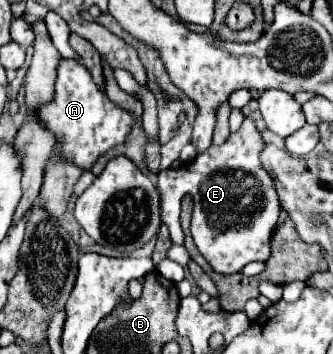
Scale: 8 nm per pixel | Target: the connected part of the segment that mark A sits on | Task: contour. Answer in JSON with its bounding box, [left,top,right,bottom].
[34,59,136,171]

